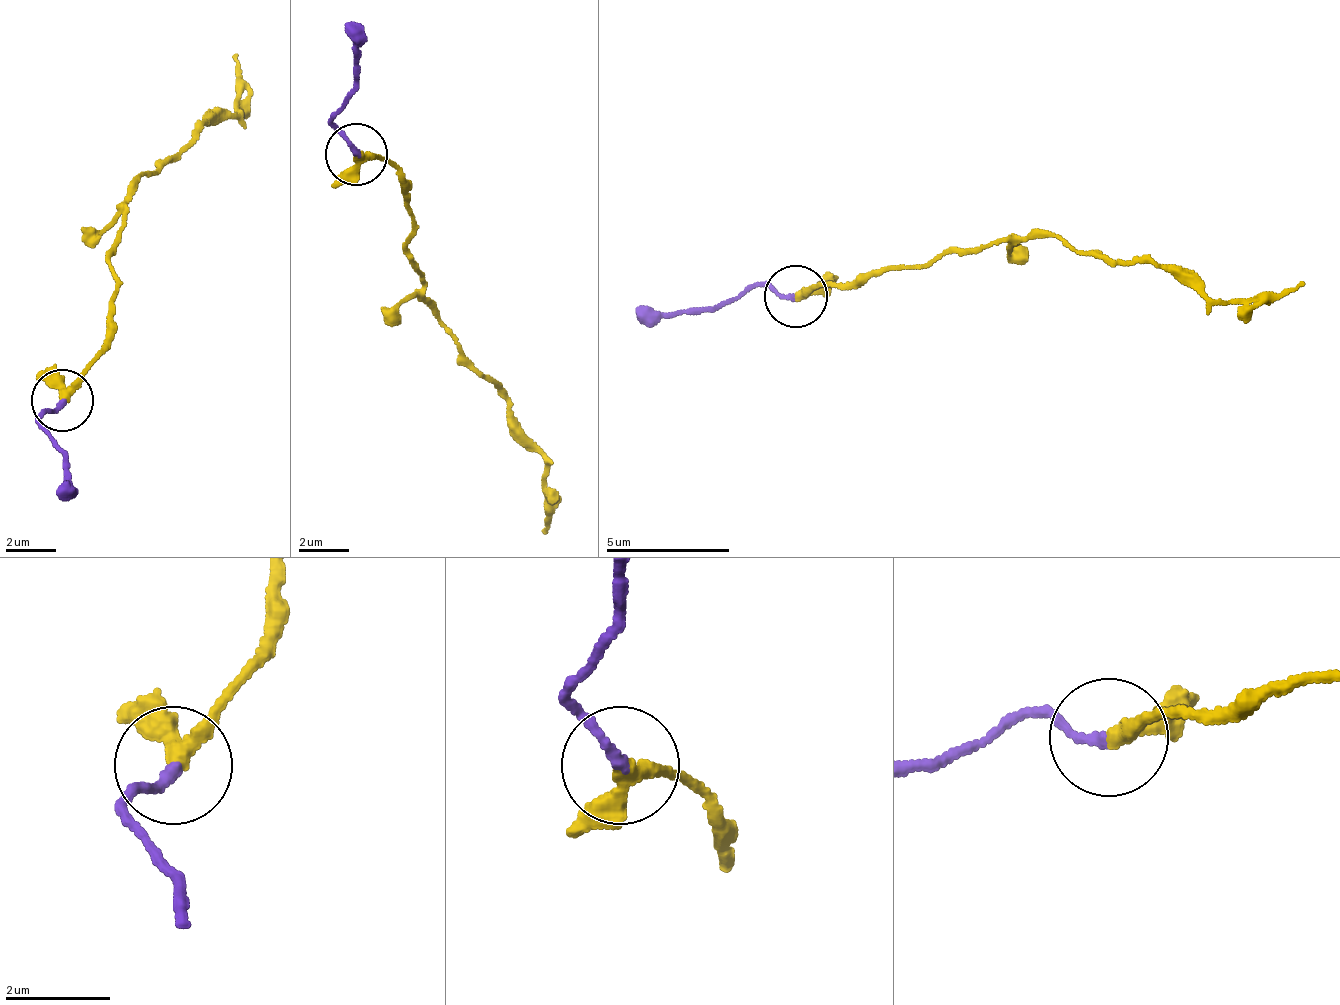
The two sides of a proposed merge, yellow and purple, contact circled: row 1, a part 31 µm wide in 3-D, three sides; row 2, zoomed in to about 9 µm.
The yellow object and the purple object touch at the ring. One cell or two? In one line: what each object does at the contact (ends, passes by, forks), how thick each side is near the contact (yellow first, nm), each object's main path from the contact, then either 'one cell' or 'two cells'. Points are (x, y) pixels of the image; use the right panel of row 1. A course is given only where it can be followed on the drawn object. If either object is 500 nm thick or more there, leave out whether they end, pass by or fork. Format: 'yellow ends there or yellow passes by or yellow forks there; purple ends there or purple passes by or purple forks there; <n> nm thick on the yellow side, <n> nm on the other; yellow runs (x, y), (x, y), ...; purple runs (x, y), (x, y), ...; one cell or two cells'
yellow passes by; purple ends there; 260 nm thick on the yellow side, 190 nm on the other; yellow runs (797, 295), (836, 283), (861, 283), (961, 251), (1055, 235), (1195, 275), (1215, 300), (1277, 299), (1301, 279); purple runs (797, 295), (759, 284), (710, 305), (635, 314); one cell

